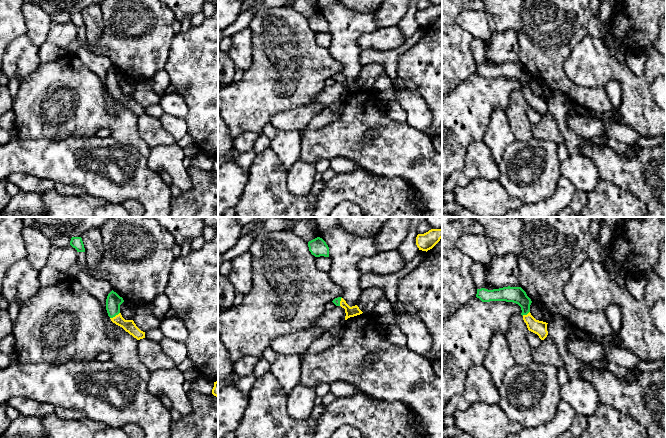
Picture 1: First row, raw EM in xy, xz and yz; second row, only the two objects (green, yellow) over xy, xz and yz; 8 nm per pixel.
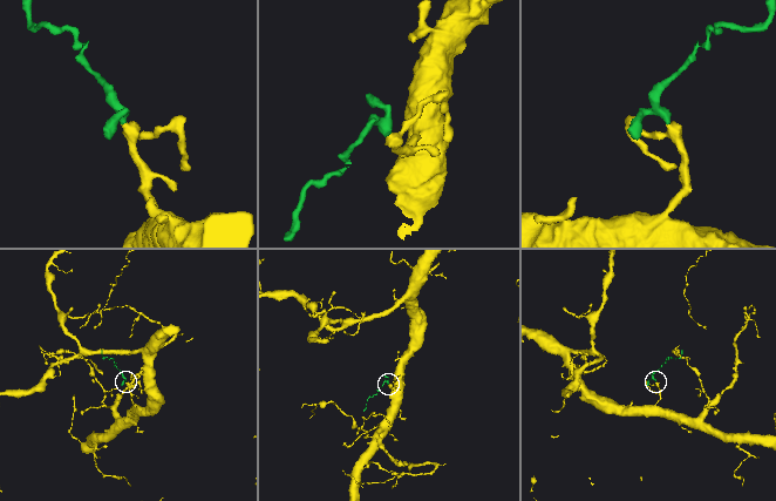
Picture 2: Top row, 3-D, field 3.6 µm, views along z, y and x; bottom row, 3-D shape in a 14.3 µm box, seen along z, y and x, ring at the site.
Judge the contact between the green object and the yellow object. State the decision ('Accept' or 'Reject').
Accept

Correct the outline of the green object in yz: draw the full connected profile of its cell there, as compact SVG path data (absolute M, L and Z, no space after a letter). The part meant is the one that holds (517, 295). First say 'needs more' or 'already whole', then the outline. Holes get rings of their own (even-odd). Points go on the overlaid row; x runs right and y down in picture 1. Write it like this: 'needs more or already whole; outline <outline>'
needs more; outline M503 287L499 289L488 290L485 288L477 289L476 297L482 302L506 301L518 304L521 307L523 320L529 331L537 334L541 340L547 335L546 322L536 320L530 313L531 299L521 287Z

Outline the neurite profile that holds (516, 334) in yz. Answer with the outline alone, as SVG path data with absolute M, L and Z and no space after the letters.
M514 314L510 319L509 327L505 334L516 364L528 365L533 362L532 348L527 340L527 332L528 328L523 320L523 316Z

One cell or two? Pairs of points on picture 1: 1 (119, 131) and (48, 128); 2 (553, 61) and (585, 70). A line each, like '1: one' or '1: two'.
1: one
2: two

